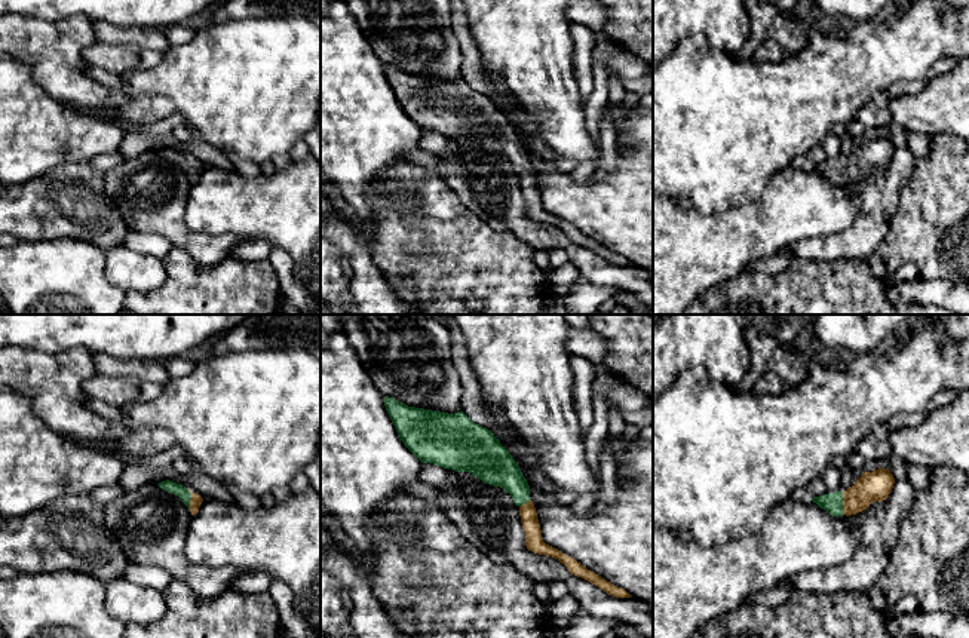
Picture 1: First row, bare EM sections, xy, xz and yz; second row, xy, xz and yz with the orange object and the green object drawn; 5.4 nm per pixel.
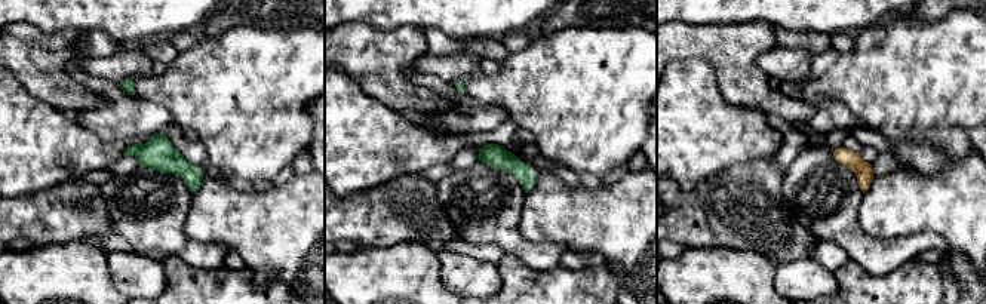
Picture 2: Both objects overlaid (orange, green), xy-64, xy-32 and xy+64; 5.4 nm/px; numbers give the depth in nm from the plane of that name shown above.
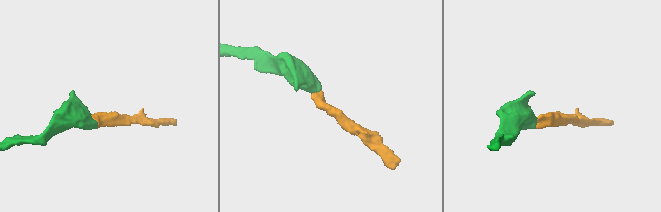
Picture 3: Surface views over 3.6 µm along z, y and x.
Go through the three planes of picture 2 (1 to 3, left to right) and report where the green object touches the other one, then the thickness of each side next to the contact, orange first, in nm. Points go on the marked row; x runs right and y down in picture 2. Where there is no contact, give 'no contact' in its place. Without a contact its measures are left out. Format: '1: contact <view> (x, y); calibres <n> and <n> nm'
1: no contact
2: no contact
3: no contact

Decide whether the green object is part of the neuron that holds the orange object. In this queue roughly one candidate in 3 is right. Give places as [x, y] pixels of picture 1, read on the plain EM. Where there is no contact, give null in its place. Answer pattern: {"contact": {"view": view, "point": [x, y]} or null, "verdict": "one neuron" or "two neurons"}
{"contact": {"view": "yz", "point": [843, 171]}, "verdict": "one neuron"}

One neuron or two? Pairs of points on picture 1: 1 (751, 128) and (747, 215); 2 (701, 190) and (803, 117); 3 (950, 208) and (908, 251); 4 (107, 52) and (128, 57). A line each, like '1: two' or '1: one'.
1: two
2: one
3: one
4: one

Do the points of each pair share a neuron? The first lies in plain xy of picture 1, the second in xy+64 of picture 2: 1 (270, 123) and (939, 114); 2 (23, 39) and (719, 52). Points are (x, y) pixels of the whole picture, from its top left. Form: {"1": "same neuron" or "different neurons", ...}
{"1": "same neuron", "2": "same neuron"}

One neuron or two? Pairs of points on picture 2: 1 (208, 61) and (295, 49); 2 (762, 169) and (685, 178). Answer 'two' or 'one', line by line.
1: one
2: two

